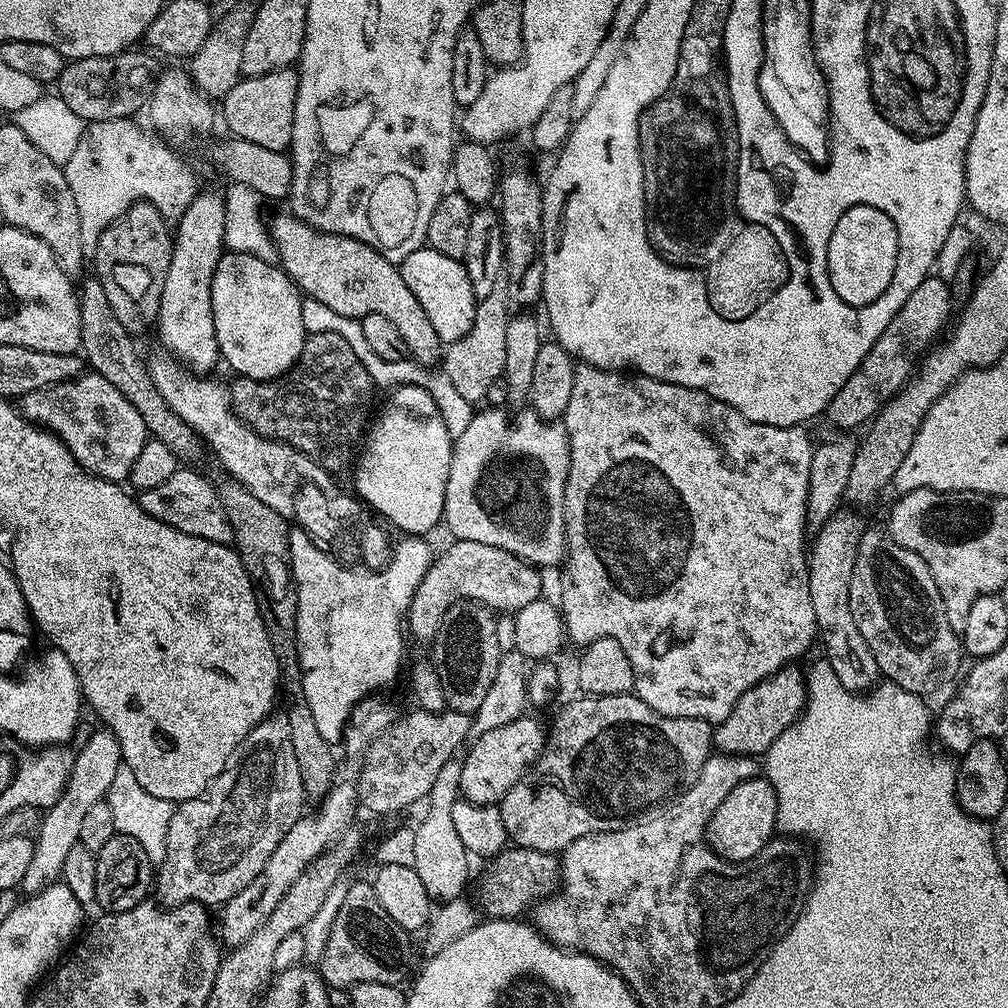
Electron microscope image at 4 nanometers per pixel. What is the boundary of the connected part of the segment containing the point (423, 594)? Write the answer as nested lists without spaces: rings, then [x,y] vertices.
[[[452,540],[449,545],[441,556],[439,553],[433,559],[416,593],[408,601],[406,628],[412,631],[414,639],[425,642],[435,640],[436,631],[452,604],[471,602],[496,614],[515,614],[522,610],[522,606],[530,606],[530,602],[541,599],[541,573],[515,551],[465,540]]]

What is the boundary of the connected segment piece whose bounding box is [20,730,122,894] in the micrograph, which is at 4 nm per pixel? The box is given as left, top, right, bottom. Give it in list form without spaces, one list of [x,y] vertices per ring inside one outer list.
[[[99,730],[72,758],[72,773],[62,790],[62,798],[54,802],[54,806],[43,813],[34,836],[34,858],[30,858],[30,867],[26,870],[26,878],[22,878],[20,888],[28,894],[41,892],[61,879],[62,862],[66,862],[66,853],[80,842],[82,821],[86,818],[86,810],[94,806],[94,802],[105,799],[110,790],[110,782],[114,782],[114,774],[122,766],[120,759],[120,743],[114,733]]]

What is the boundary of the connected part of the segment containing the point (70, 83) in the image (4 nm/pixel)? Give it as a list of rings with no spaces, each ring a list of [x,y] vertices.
[[[129,50],[119,52],[117,56],[95,56],[94,58],[82,58],[81,60],[69,60],[64,65],[62,74],[55,82],[55,91],[86,122],[94,120],[127,120],[135,117],[136,111],[147,105],[148,98],[152,94],[152,86],[156,83],[158,67],[156,68],[155,55],[144,50]]]

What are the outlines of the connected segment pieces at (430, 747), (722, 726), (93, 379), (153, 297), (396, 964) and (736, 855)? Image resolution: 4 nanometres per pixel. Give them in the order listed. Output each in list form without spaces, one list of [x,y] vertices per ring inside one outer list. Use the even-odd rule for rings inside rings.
[[[419,708],[413,711],[395,719],[392,727],[373,740],[363,754],[364,769],[354,780],[357,803],[374,814],[394,814],[418,801],[421,803],[446,760],[467,741],[470,730],[467,713],[449,708],[440,713]]]
[[[800,666],[780,668],[773,676],[750,686],[738,702],[734,702],[734,710],[726,714],[726,718],[715,725],[712,742],[717,753],[725,756],[763,757],[772,743],[800,717],[804,704],[808,701],[806,672]]]
[[[85,371],[74,382],[34,390],[19,401],[24,419],[53,432],[67,446],[70,454],[87,472],[103,480],[124,482],[132,475],[132,467],[142,454],[142,446],[150,437],[142,414],[106,378],[97,372]]]
[[[143,202],[130,206],[130,210],[102,234],[94,257],[95,275],[102,282],[102,290],[106,290],[114,318],[122,322],[126,331],[139,334],[155,325],[162,302],[162,286],[170,270],[173,243],[169,221],[154,205]]]
[[[349,883],[346,898],[342,898],[342,908],[330,926],[330,936],[326,938],[326,948],[318,962],[319,975],[332,990],[350,990],[362,982],[403,985],[412,964],[412,944],[408,940],[411,940],[409,933],[382,910],[371,883]]]
[[[766,778],[744,780],[730,794],[726,794],[722,806],[714,810],[708,823],[708,845],[715,856],[721,856],[729,864],[740,864],[763,852],[766,845],[777,835],[776,815],[778,798],[774,786]]]

